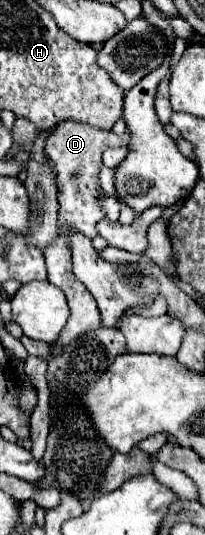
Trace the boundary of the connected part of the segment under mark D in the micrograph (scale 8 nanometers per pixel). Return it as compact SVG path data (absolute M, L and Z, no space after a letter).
M64 120L50 132L50 138L46 140L46 146L44 146L44 154L56 174L60 226L74 226L88 238L94 238L98 234L94 226L98 220L104 218L104 210L96 204L96 194L100 190L100 182L98 182L98 170L102 164L100 154L108 146L126 146L126 144L128 144L128 134L116 136L112 132L92 128L76 120Z

